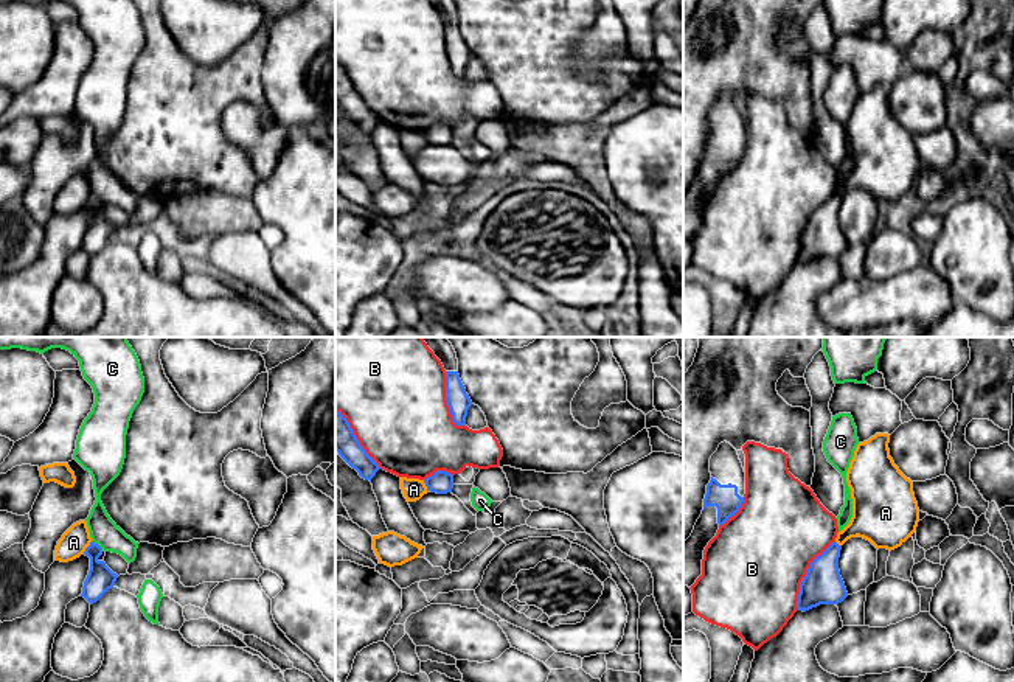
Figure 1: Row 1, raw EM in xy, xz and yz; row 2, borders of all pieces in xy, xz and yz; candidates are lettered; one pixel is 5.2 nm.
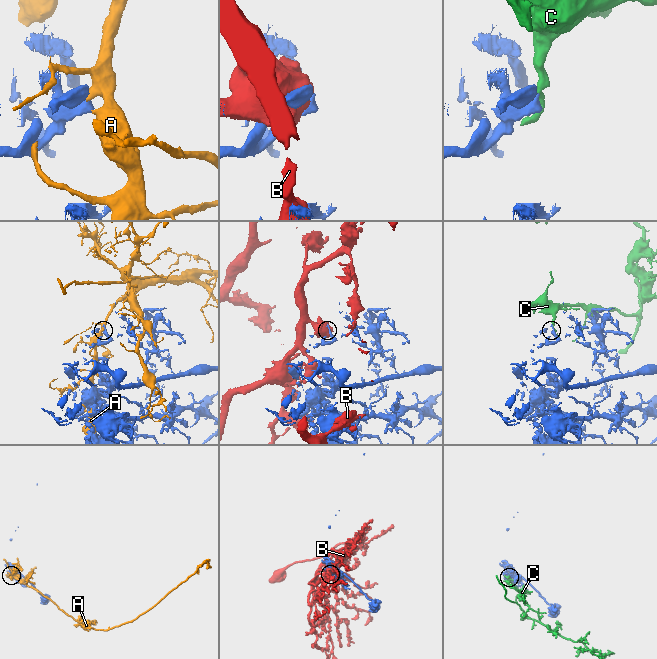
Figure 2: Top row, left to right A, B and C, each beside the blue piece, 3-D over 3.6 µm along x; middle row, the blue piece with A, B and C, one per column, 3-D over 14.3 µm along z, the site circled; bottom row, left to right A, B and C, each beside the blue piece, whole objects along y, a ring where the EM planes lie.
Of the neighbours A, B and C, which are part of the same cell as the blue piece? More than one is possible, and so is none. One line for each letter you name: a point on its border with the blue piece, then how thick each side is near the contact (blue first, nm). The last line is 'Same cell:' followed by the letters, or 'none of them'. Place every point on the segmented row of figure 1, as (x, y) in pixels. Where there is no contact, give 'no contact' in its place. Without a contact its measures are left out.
Same cell: none of them

